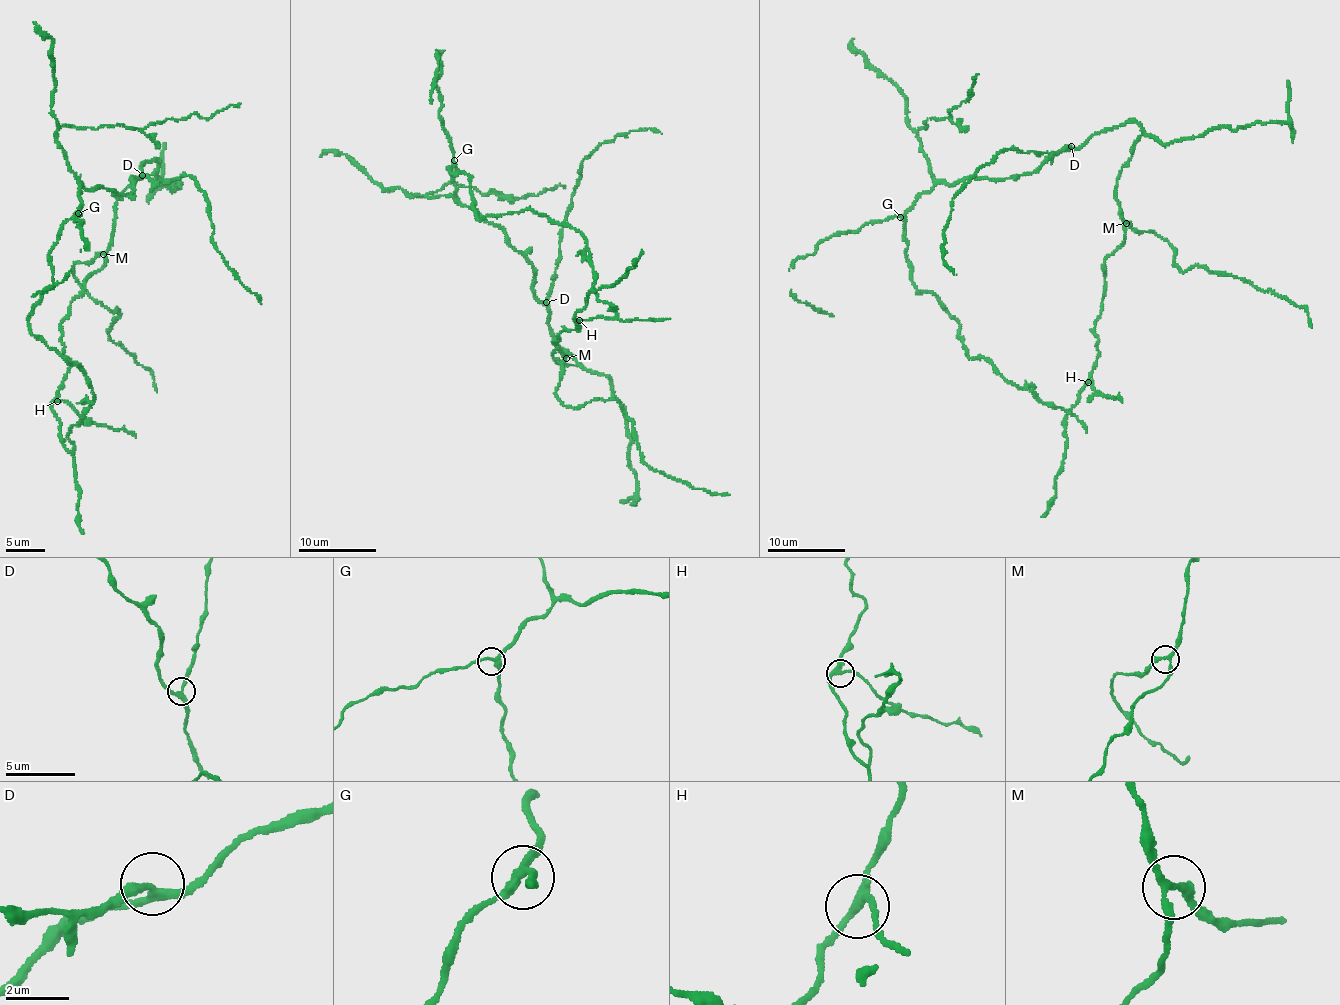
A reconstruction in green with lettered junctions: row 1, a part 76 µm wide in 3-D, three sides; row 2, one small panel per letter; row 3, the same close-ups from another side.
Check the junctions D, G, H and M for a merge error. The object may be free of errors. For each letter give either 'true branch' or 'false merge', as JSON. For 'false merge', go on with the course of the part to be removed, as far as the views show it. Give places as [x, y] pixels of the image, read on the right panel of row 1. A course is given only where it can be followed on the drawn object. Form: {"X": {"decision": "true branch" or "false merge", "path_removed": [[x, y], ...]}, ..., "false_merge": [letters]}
{"D": {"decision": "true branch"}, "G": {"decision": "true branch"}, "H": {"decision": "false merge", "path_removed": [[1087, 382], [1091, 379], [1095, 391], [1120, 396], [1122, 402]]}, "M": {"decision": "true branch"}, "false_merge": ["H"]}

